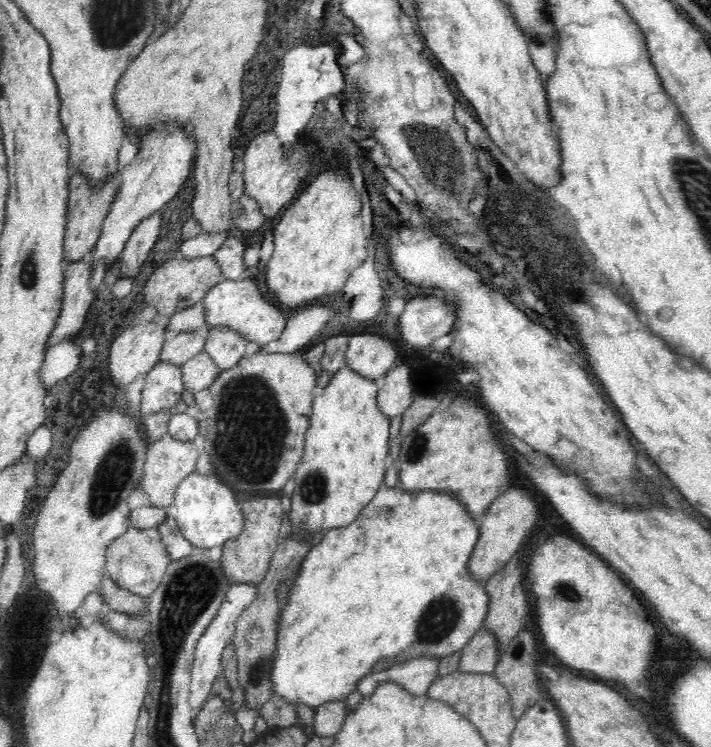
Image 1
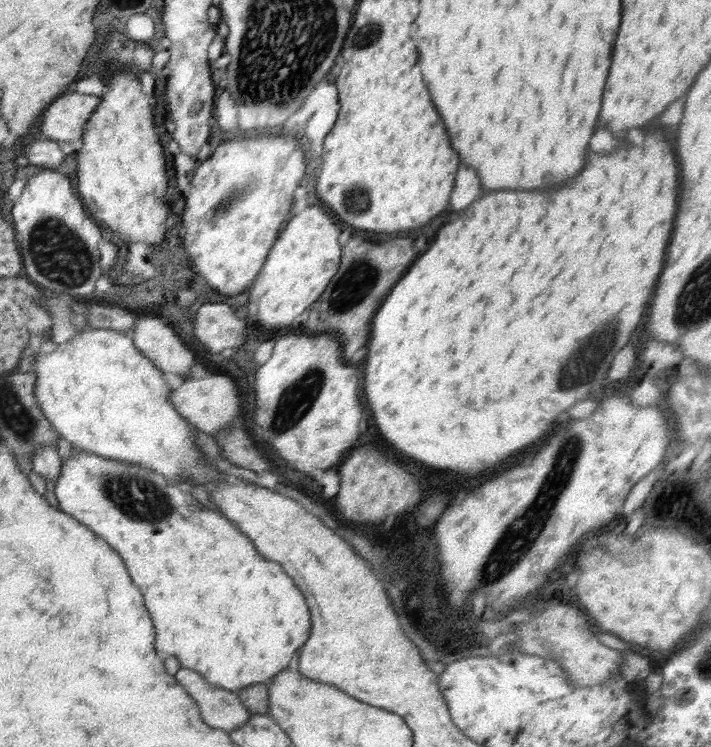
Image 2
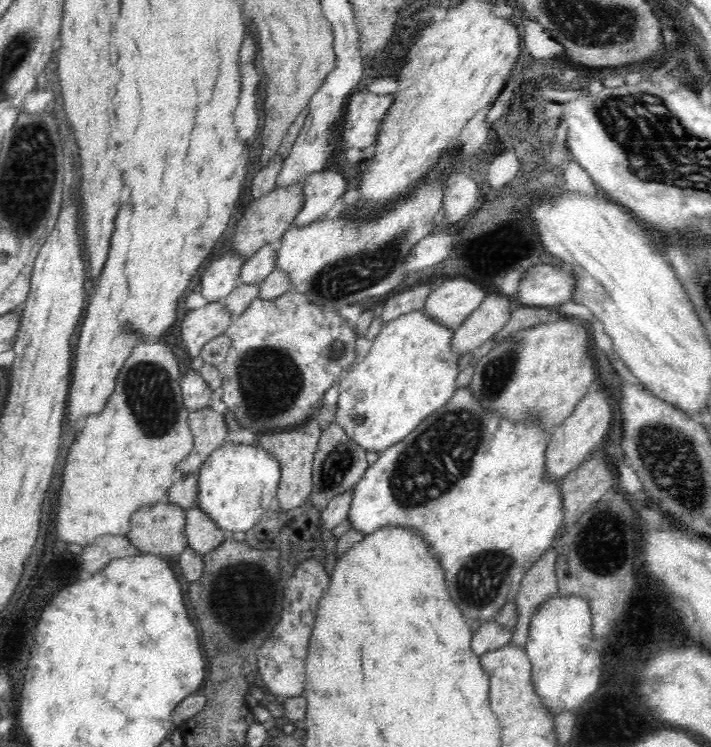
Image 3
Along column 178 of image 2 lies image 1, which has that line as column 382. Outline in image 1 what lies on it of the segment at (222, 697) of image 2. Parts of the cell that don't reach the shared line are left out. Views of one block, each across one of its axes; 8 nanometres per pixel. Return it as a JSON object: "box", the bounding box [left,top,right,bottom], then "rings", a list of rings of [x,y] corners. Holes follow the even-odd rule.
{"box":[356,658,440,698],"rings":[[[414,658],[404,663],[397,663],[390,668],[360,679],[356,690],[363,698],[370,698],[374,690],[384,682],[395,682],[414,696],[427,694],[430,685],[435,681],[440,658]]]}

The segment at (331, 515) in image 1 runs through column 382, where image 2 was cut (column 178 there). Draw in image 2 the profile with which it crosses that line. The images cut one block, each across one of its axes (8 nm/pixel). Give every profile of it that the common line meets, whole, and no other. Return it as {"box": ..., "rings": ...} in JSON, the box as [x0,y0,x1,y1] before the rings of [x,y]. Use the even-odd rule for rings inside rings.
{"box":[32,325,228,485],"rings":[[[89,325],[77,331],[67,343],[57,344],[52,352],[36,353],[32,370],[35,371],[35,397],[43,416],[64,440],[76,448],[110,460],[143,466],[161,474],[174,485],[180,485],[184,480],[194,480],[190,471],[184,467],[185,464],[194,468],[198,484],[218,485],[228,481],[222,479],[226,475],[210,467],[210,459],[204,458],[198,451],[194,445],[194,426],[180,416],[169,401],[175,381],[134,346],[130,334]]]}

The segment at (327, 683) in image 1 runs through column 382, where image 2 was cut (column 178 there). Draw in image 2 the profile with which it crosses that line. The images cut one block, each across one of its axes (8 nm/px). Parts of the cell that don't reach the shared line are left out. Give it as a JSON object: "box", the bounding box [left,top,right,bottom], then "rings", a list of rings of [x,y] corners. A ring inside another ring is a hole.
{"box":[54,447,311,692],"rings":[[[75,447],[74,454],[61,459],[61,471],[55,480],[54,494],[59,508],[72,515],[81,524],[86,525],[101,536],[121,557],[133,583],[140,589],[148,617],[155,628],[154,646],[159,655],[174,656],[182,668],[200,673],[209,685],[220,687],[230,692],[238,692],[245,686],[264,683],[275,677],[281,670],[288,668],[290,660],[299,648],[308,640],[311,633],[311,620],[308,603],[302,591],[290,576],[284,574],[282,565],[266,560],[254,546],[254,543],[234,524],[216,511],[201,505],[186,489],[167,481],[161,474],[140,465],[110,460]]]}

